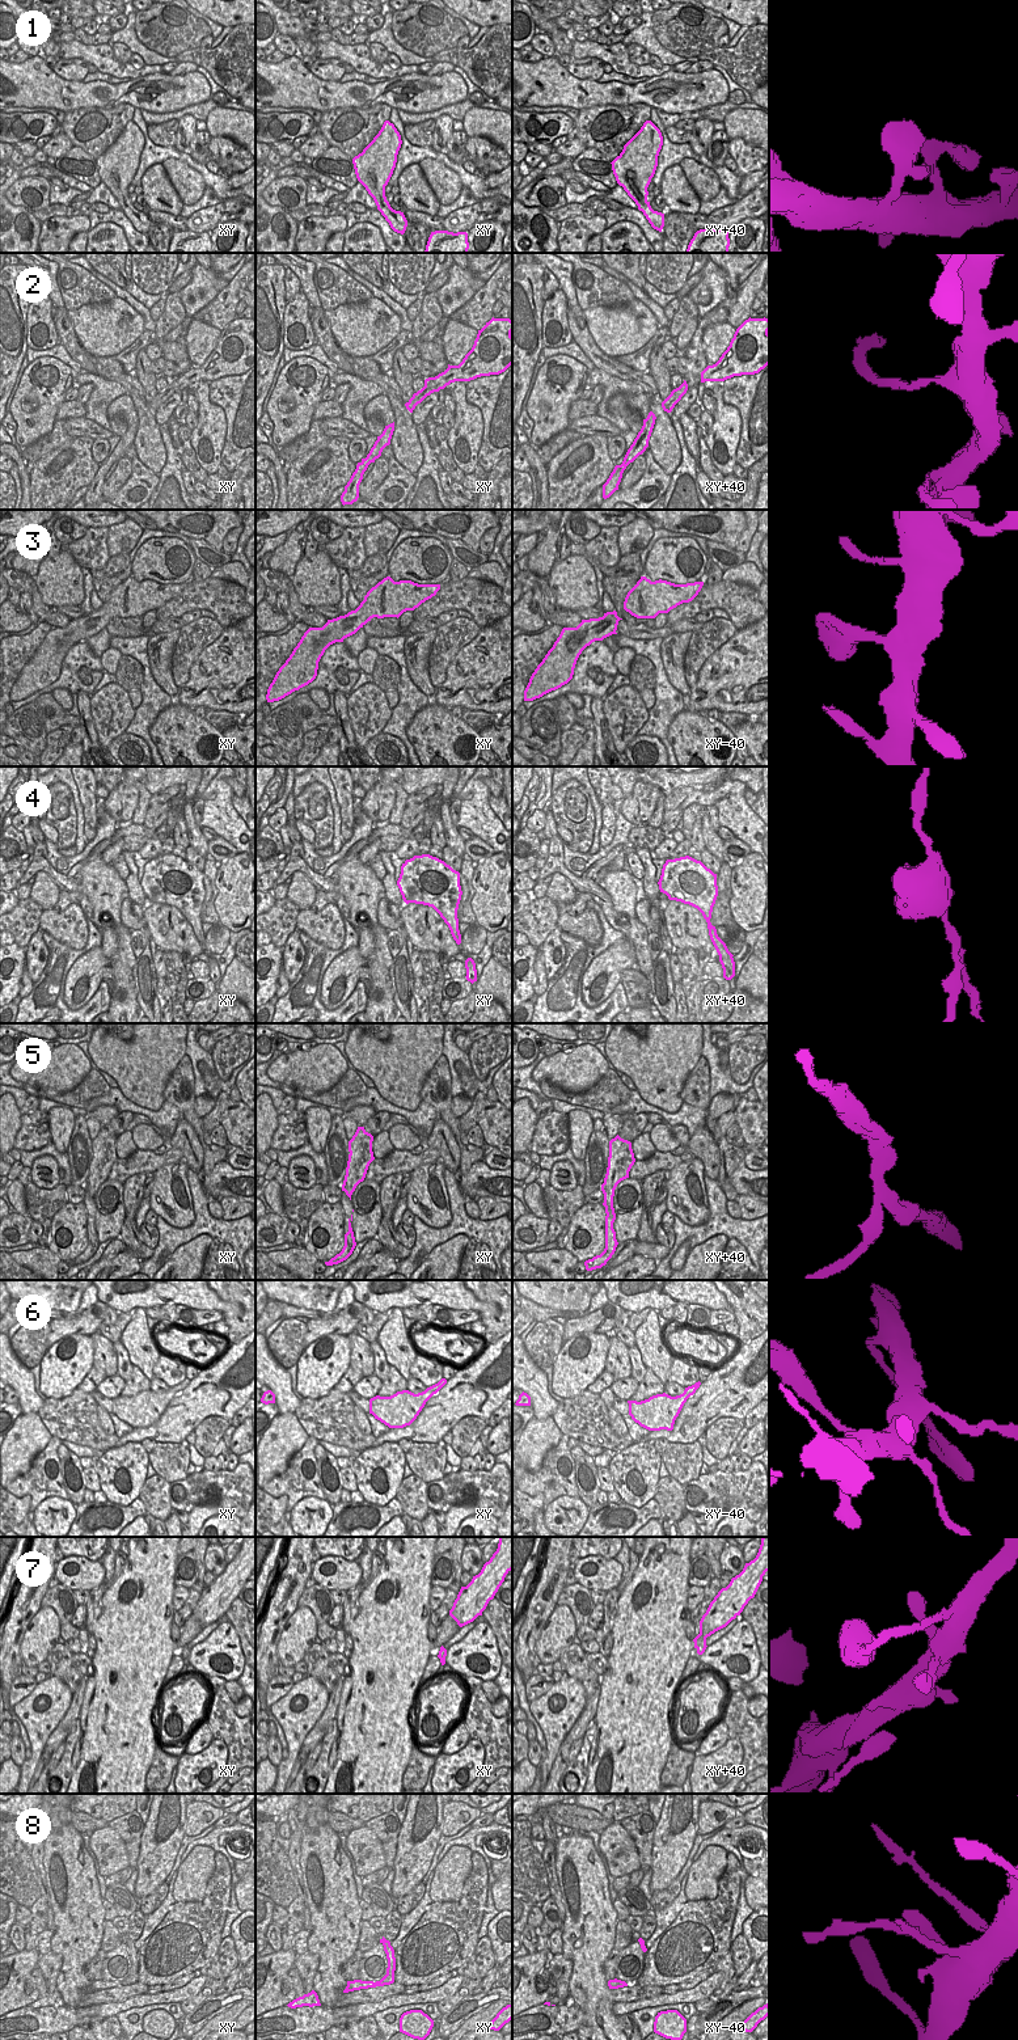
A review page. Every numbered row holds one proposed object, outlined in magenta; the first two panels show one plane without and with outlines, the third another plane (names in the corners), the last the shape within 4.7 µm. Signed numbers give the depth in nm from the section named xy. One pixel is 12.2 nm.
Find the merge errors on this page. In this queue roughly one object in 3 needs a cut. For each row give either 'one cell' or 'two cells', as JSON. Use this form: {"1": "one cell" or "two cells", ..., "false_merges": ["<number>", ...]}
{"1": "one cell", "2": "two cells", "3": "one cell", "4": "one cell", "5": "two cells", "6": "two cells", "7": "one cell", "8": "one cell", "false_merges": ["2", "5", "6"]}

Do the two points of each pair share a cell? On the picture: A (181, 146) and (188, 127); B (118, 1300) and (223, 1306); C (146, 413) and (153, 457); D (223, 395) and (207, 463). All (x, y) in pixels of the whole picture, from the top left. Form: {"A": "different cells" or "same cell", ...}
{"A": "same cell", "B": "same cell", "C": "same cell", "D": "different cells"}

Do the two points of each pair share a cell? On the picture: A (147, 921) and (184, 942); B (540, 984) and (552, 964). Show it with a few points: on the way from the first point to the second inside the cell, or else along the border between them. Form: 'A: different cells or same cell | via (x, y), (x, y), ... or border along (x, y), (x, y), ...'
A: same cell | via (156, 921), (161, 921), (174, 933)
B: different cells | border along (539, 949), (548, 980)

